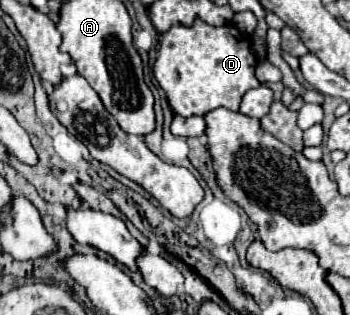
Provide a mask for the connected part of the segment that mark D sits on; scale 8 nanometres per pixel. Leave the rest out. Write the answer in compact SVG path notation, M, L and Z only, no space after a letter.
M195 17L193 25L175 25L161 35L153 73L177 115L205 117L217 107L239 111L243 95L261 85L255 77L257 63L247 33L241 33L233 23L213 27Z

